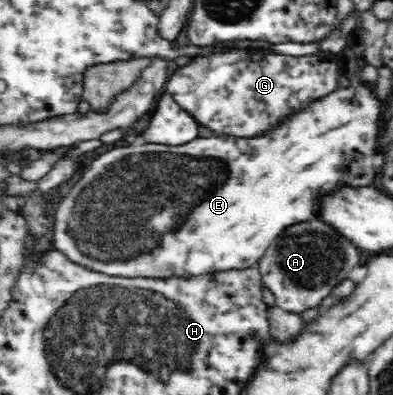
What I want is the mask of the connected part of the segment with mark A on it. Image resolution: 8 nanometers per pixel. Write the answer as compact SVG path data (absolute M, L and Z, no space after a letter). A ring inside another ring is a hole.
M321 221L295 223L281 231L257 263L264 286L275 295L276 306L301 313L318 307L320 301L351 271L357 263L358 248L349 239Z

